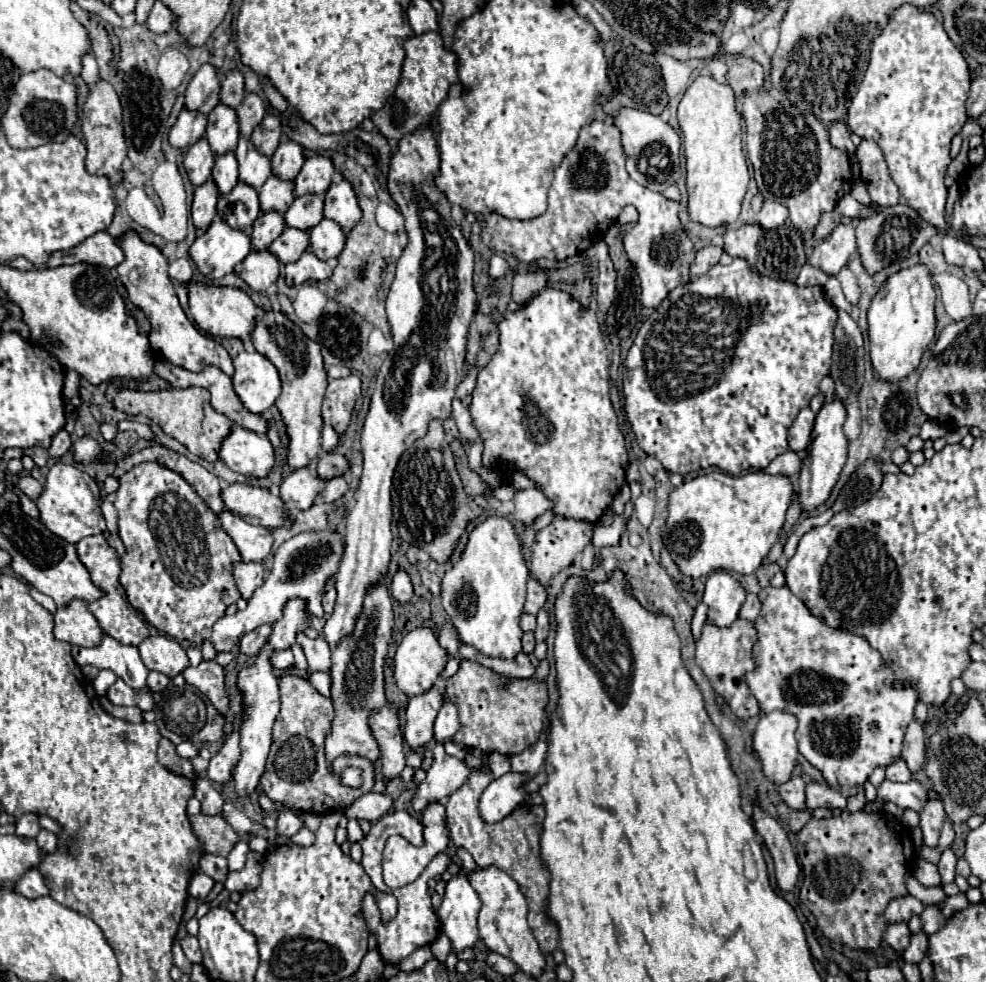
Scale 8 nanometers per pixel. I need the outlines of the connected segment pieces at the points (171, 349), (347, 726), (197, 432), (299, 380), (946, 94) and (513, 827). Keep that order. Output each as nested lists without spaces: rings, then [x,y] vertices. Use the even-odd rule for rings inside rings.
[[[134,232],[124,234],[120,238],[120,242],[122,242],[122,250],[124,250],[126,258],[118,266],[118,274],[128,290],[128,298],[138,308],[142,308],[152,322],[152,330],[150,330],[152,348],[158,350],[158,354],[164,356],[168,362],[172,362],[174,366],[180,366],[184,370],[202,372],[206,366],[218,366],[222,372],[232,376],[234,364],[232,364],[228,350],[220,342],[204,336],[198,328],[194,328],[194,324],[186,318],[182,306],[178,304],[172,280],[168,276],[168,262],[162,256],[162,252],[156,246],[144,244],[138,238],[138,234],[134,234]]]
[[[384,576],[378,584],[368,588],[362,604],[362,612],[356,618],[356,626],[350,636],[342,638],[338,646],[332,650],[332,704],[336,710],[336,718],[332,722],[332,734],[326,738],[326,760],[334,760],[336,756],[348,752],[366,756],[374,762],[376,768],[376,784],[372,792],[384,792],[386,786],[380,780],[380,752],[378,744],[370,734],[368,716],[386,702],[384,696],[384,662],[388,654],[388,642],[394,632],[394,610],[392,596],[388,590]]]
[[[170,388],[170,390],[160,390],[160,392],[136,392],[136,390],[120,390],[114,398],[114,406],[128,414],[128,416],[146,416],[152,422],[158,422],[160,428],[182,442],[192,454],[216,462],[220,454],[222,442],[228,438],[234,422],[226,418],[224,414],[214,412],[210,406],[210,394],[202,388]]]
[[[266,310],[256,318],[256,326],[252,330],[252,344],[280,372],[282,394],[276,400],[276,406],[282,414],[282,420],[290,436],[288,464],[292,470],[304,468],[312,464],[312,460],[316,460],[320,452],[320,432],[322,432],[320,406],[328,384],[320,346],[314,340],[310,340],[284,312],[274,312],[274,310]]]
[[[900,6],[888,26],[872,44],[870,64],[866,74],[858,86],[856,96],[848,108],[848,128],[864,140],[874,140],[884,152],[888,170],[892,180],[898,184],[900,194],[908,200],[924,220],[934,224],[936,228],[946,226],[944,220],[944,204],[946,204],[946,166],[950,164],[950,142],[956,134],[960,134],[966,122],[966,100],[970,92],[970,74],[966,60],[960,50],[950,42],[942,22],[934,18],[930,12],[922,12],[916,6]]]
[[[478,770],[478,772],[474,772],[474,778],[470,778],[470,782],[466,782],[466,786],[456,790],[448,798],[446,822],[448,822],[450,838],[458,848],[468,850],[480,868],[496,866],[518,882],[522,894],[528,900],[528,906],[530,906],[528,924],[530,924],[540,948],[546,954],[554,952],[560,944],[560,934],[558,934],[556,922],[548,916],[548,894],[550,894],[552,876],[540,856],[540,834],[542,834],[544,810],[542,810],[542,806],[522,804],[504,820],[488,824],[482,820],[480,810],[478,810],[478,800],[486,786],[488,786],[488,774]]]

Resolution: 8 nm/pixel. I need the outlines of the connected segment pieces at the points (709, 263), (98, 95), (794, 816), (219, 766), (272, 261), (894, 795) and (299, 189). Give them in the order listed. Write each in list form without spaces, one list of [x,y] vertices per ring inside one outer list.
[[[704,246],[702,250],[698,250],[696,260],[694,260],[692,268],[690,268],[690,274],[692,274],[692,276],[706,274],[714,264],[718,264],[722,252],[724,252],[724,250],[718,248],[718,246]]]
[[[100,80],[90,86],[90,94],[82,110],[82,134],[84,134],[86,148],[88,148],[86,170],[94,176],[106,176],[110,180],[110,186],[116,188],[122,182],[122,162],[126,158],[128,146],[124,138],[120,98],[110,82]]]
[[[784,802],[778,804],[778,814],[780,814],[780,818],[784,818],[784,820],[790,824],[790,828],[792,828],[794,832],[800,832],[802,826],[812,818],[812,812],[810,812],[808,808],[806,808],[806,810],[792,810],[792,808],[786,806]]]
[[[240,718],[234,720],[234,732],[226,738],[224,746],[216,756],[212,756],[210,766],[207,769],[207,777],[212,778],[218,784],[228,784],[232,780],[232,772],[240,760],[240,736],[238,736]]]
[[[252,250],[240,266],[240,276],[252,290],[266,292],[278,280],[280,266],[280,260],[270,250]]]
[[[884,780],[876,790],[878,790],[878,800],[894,802],[900,808],[912,808],[912,810],[920,810],[922,802],[926,798],[930,798],[930,796],[936,798],[930,784],[916,782],[916,780],[910,780],[910,782]]]
[[[322,154],[310,156],[304,162],[300,174],[294,178],[294,194],[296,196],[324,194],[332,184],[334,174],[336,174],[336,166],[328,156]]]

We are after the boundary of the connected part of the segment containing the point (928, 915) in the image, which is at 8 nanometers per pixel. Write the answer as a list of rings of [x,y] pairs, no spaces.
[[[926,906],[924,908],[924,912],[920,914],[920,918],[922,918],[922,924],[924,924],[924,932],[926,934],[934,934],[934,932],[938,932],[942,926],[944,926],[944,922],[946,922],[946,918],[944,918],[944,914],[942,914],[942,910],[938,908],[938,906]]]

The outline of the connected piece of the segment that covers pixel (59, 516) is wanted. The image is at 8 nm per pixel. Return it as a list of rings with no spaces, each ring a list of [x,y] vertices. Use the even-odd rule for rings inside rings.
[[[56,462],[46,478],[46,488],[42,496],[36,500],[36,506],[40,510],[42,524],[52,532],[64,538],[70,544],[78,544],[82,538],[98,536],[106,532],[106,520],[100,510],[100,488],[92,476],[78,470],[76,466]]]

